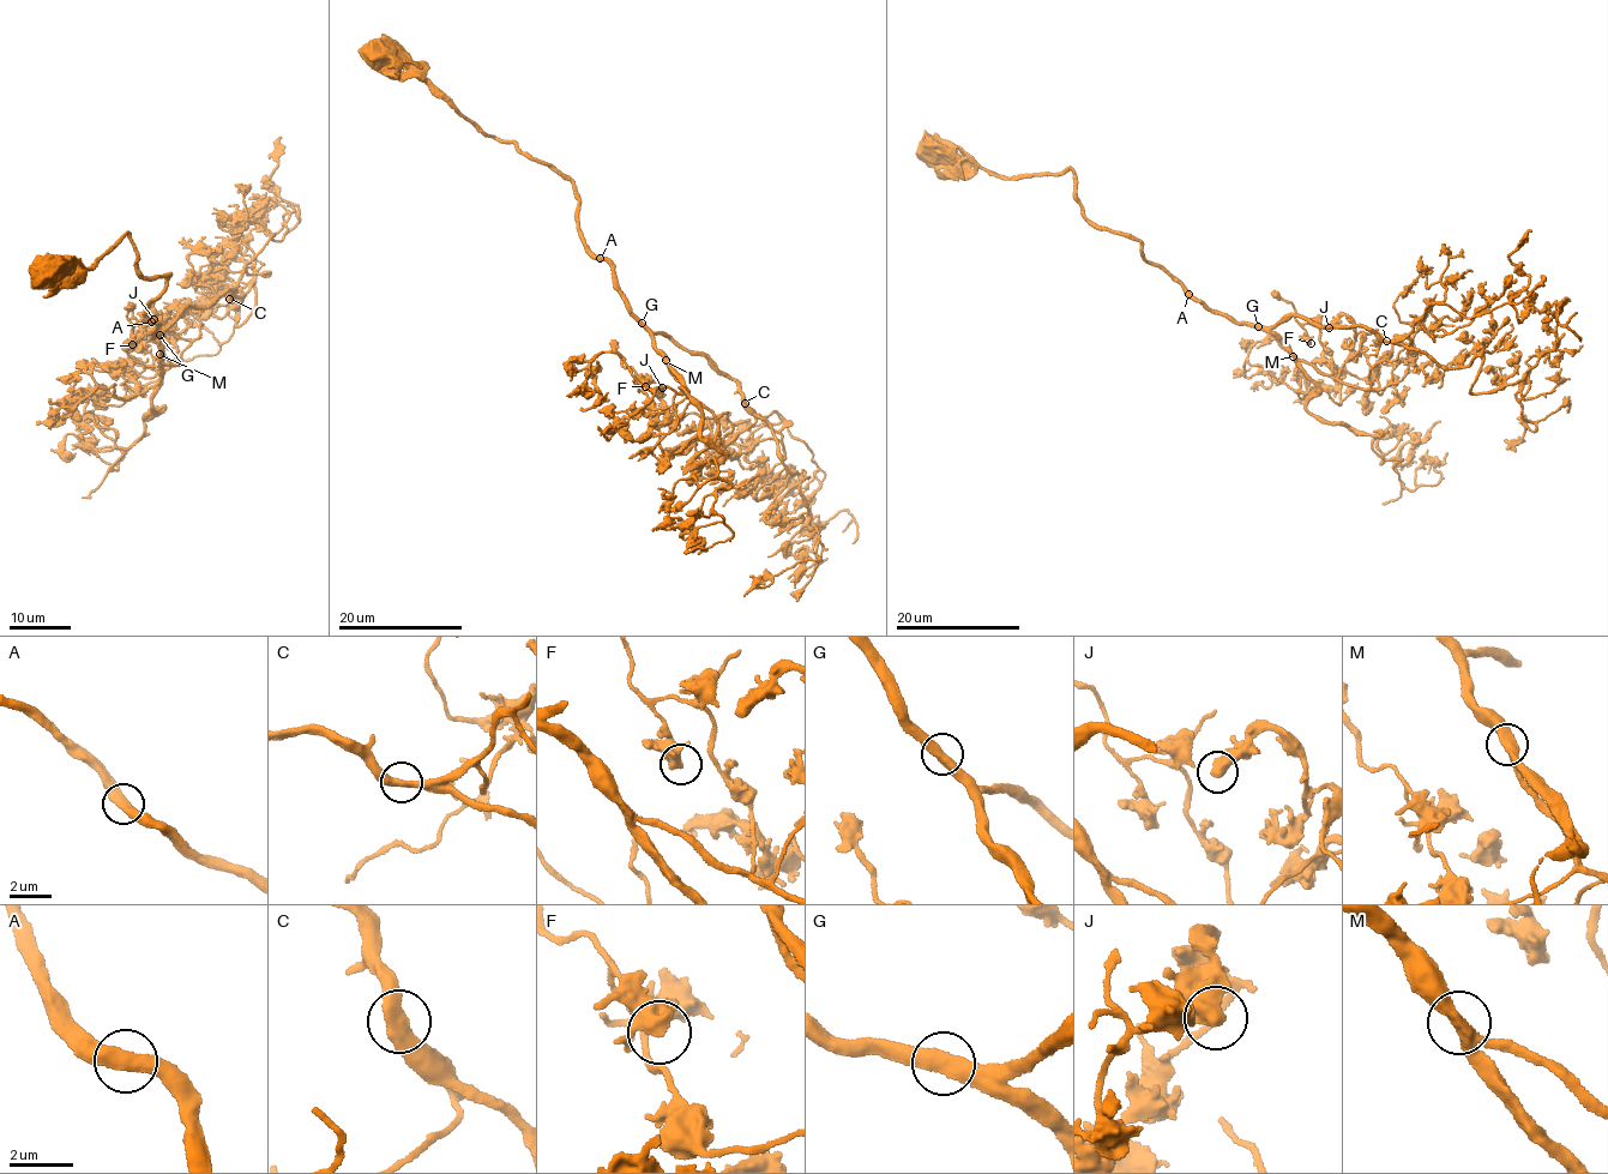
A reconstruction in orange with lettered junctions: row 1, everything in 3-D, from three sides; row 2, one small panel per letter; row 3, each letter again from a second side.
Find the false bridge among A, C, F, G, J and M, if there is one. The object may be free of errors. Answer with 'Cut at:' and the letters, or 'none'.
Cut at: none

